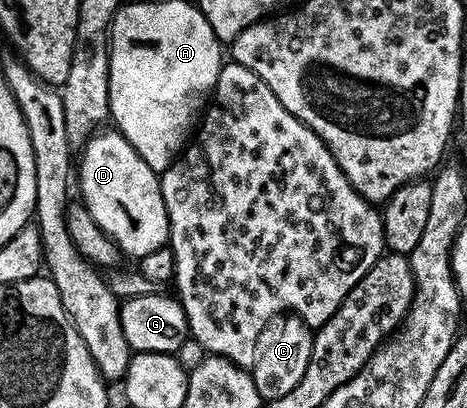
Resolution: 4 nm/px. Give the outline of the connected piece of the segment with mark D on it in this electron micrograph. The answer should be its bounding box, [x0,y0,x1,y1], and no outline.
[77,130,171,258]

